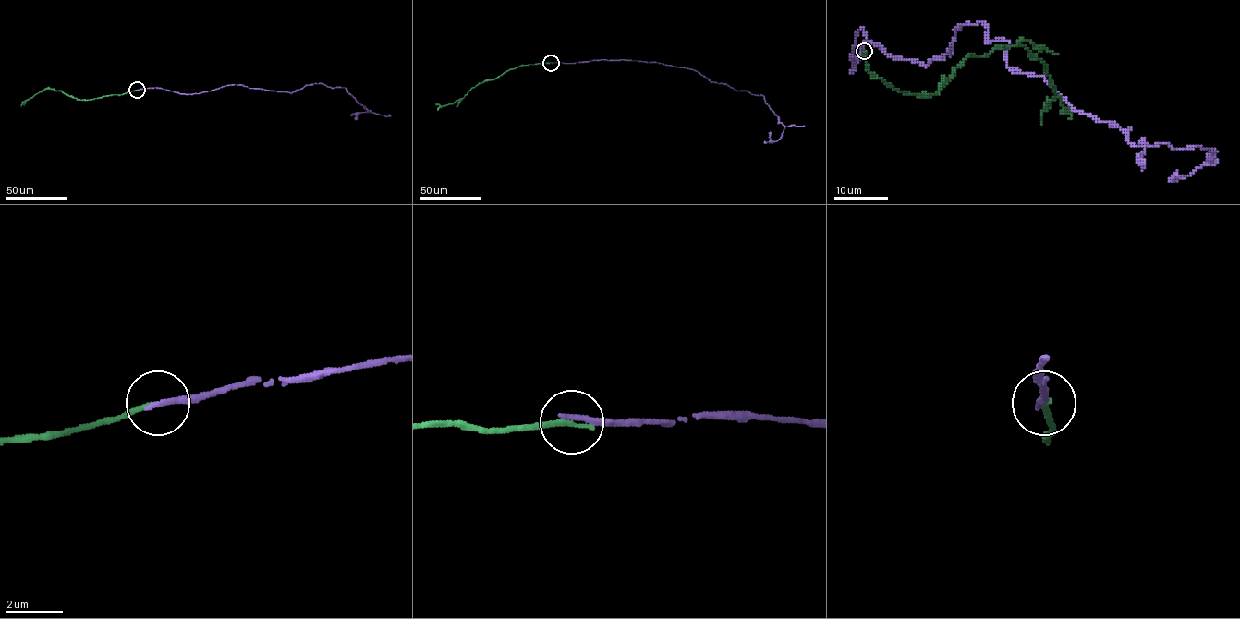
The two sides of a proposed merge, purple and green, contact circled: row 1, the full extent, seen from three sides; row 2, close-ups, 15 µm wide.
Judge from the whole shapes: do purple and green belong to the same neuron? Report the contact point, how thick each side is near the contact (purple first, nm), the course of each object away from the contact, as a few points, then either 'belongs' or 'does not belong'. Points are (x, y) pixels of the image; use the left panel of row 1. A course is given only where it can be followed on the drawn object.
(137, 90) | 240/200 nm | purple via (137, 90), (192, 94), (234, 84), (291, 93), (321, 83), (346, 88), (370, 111), (356, 119) | green via (137, 90), (87, 100), (45, 89), (26, 100), (21, 106) | does not belong

